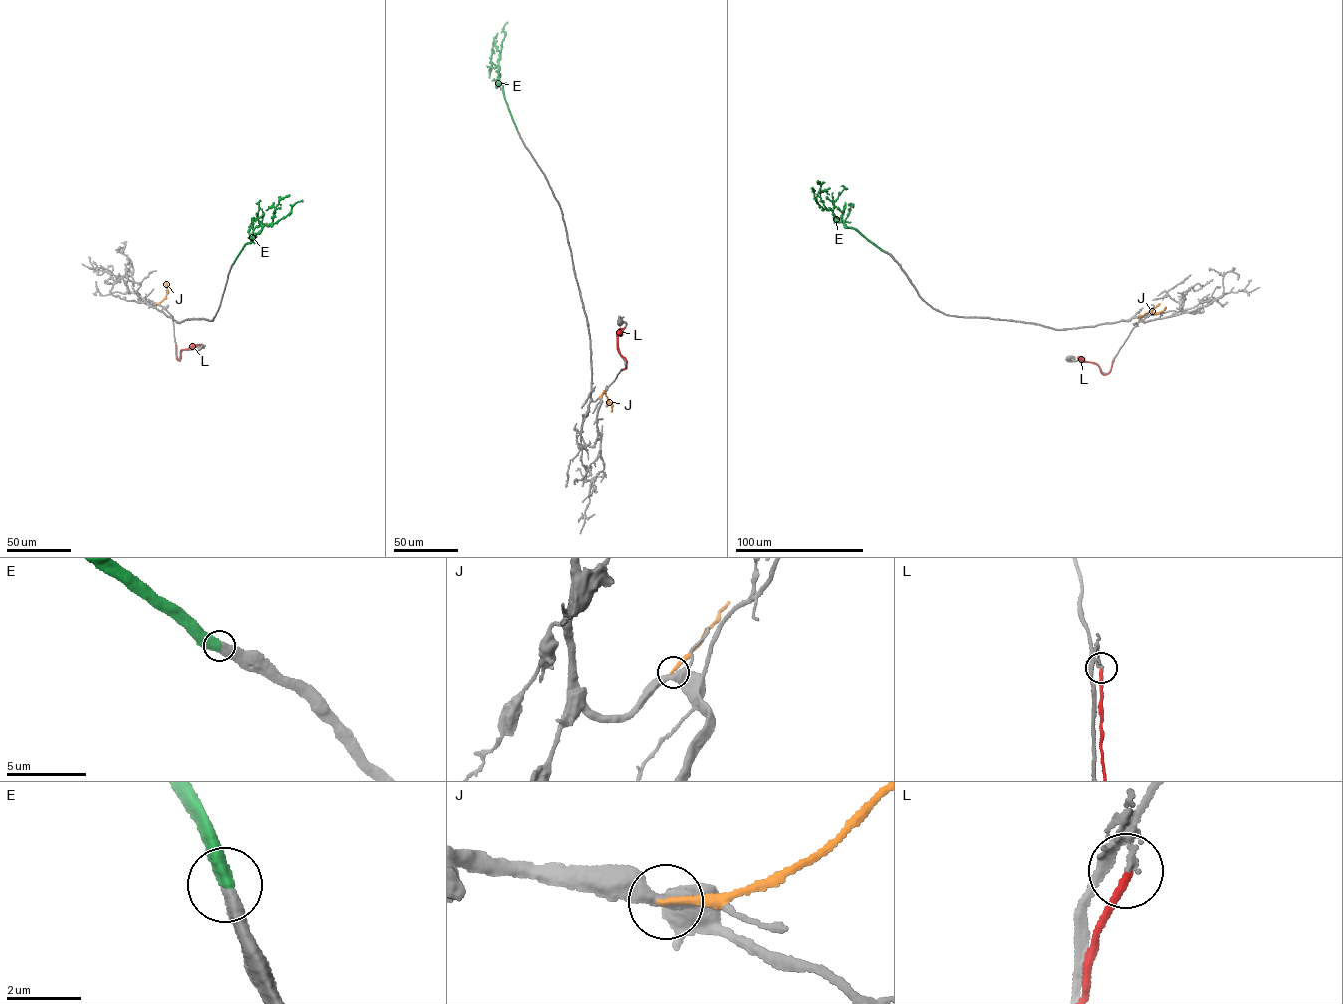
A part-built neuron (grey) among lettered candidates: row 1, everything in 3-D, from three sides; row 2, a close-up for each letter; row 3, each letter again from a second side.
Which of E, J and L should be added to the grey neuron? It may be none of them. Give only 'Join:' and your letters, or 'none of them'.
Join: E

